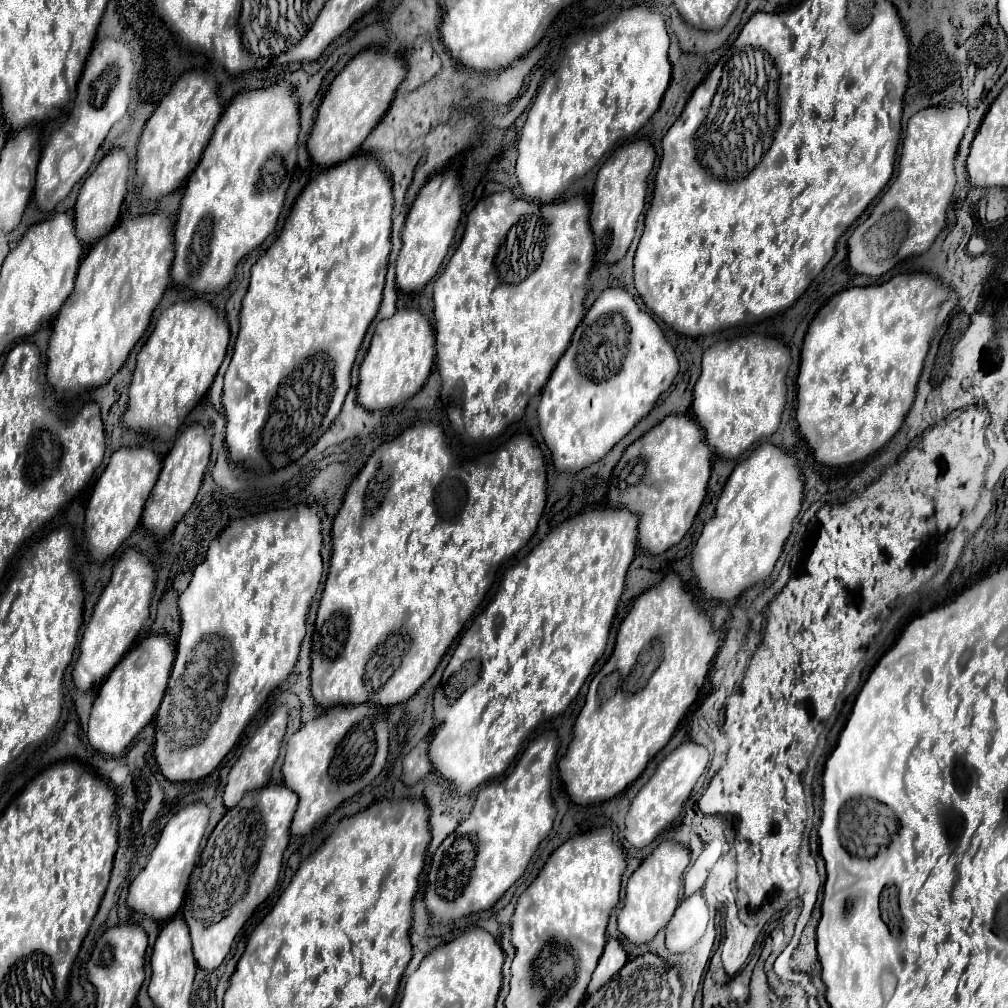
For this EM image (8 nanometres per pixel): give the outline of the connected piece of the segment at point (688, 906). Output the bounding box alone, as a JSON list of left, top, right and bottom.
[666,893,708,953]

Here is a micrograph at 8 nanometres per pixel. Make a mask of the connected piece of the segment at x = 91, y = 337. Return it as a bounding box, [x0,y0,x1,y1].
[46,213,174,397]

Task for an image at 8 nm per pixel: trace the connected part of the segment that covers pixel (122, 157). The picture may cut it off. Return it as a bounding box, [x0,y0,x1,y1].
[74,149,130,243]

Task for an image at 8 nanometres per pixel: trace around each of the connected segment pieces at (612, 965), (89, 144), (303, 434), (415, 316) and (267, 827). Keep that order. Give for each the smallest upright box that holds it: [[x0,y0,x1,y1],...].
[[588,937,628,993],[34,39,136,211],[222,155,392,469],[358,309,436,411],[182,783,298,971]]

